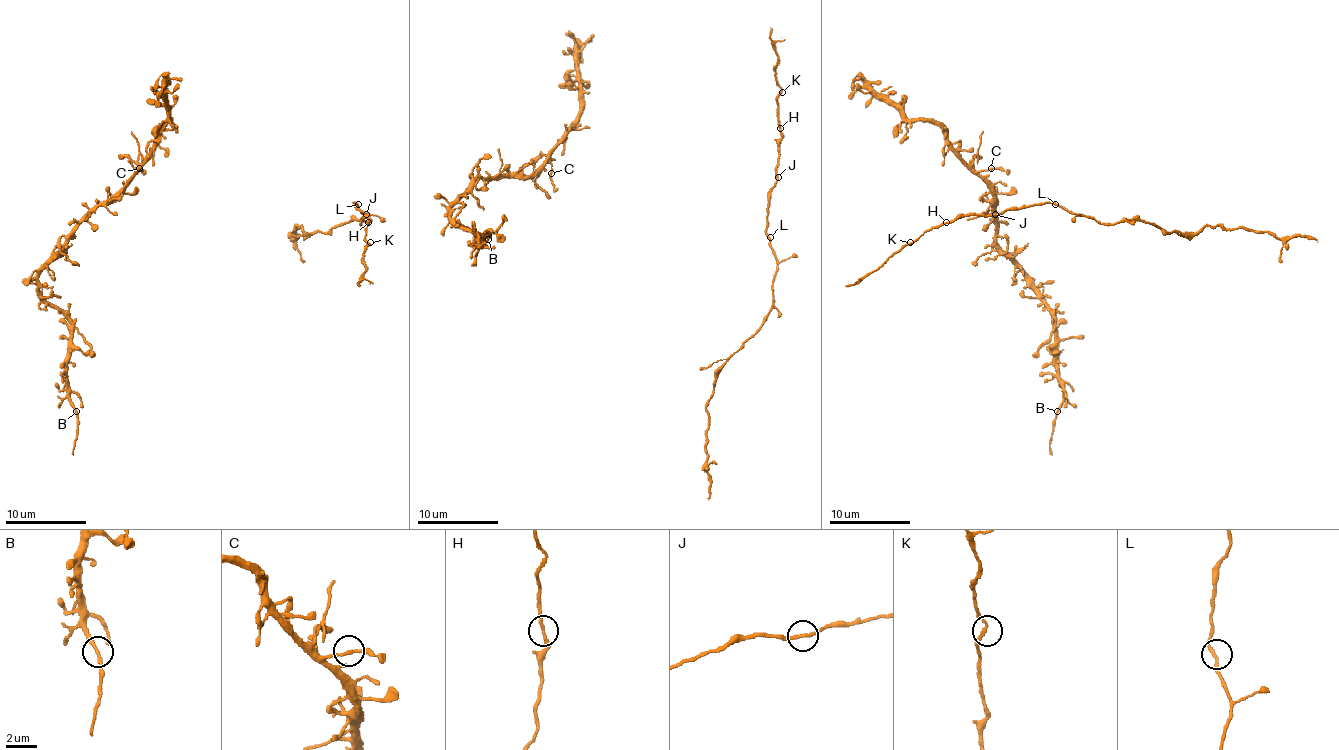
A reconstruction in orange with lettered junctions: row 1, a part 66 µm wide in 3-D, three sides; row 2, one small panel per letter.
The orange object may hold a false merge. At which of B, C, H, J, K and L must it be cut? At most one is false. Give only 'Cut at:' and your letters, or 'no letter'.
Cut at: B

